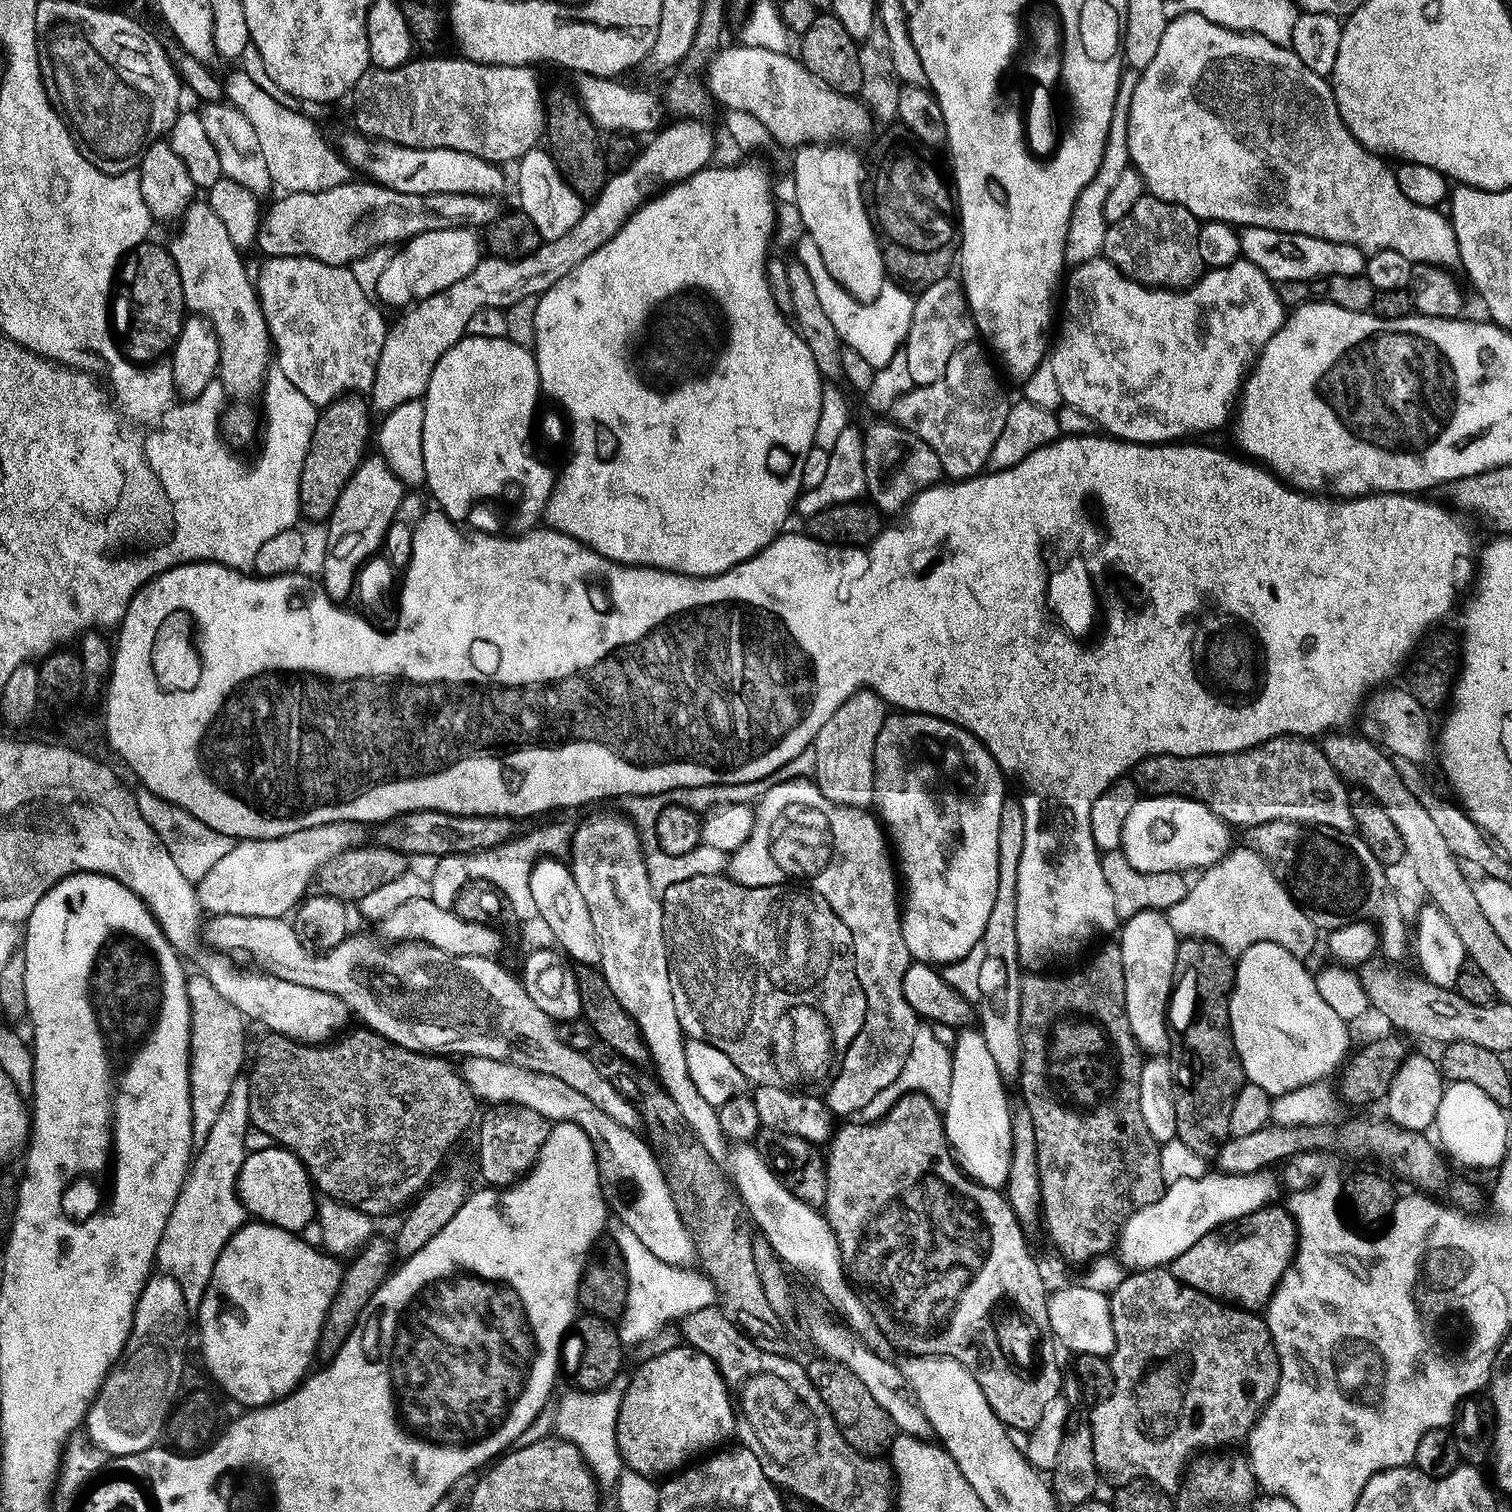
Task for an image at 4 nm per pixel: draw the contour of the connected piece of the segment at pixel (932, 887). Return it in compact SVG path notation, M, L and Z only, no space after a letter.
M889 715L878 734L872 757L876 771L874 804L880 807L879 819L886 825L887 835L894 845L903 887L904 884L908 887L908 897L902 900L900 929L908 955L915 962L903 976L903 996L921 1019L946 1026L967 1025L971 1021L971 1003L947 984L938 970L922 962L938 966L958 962L984 937L994 894L998 894L998 822L1006 799L1006 777L992 755L965 728L937 716Z

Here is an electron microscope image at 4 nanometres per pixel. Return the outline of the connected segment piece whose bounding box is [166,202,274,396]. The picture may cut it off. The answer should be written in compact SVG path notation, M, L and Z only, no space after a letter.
M193 202L184 211L179 221L180 229L172 241L167 241L168 253L174 258L178 266L178 274L182 278L182 294L184 307L189 313L207 316L214 334L220 339L220 370L219 383L226 386L229 393L241 392L248 396L251 392L259 393L263 389L264 381L270 371L270 357L274 349L268 334L268 323L264 311L260 308L260 297L257 285L248 277L248 268L244 265L241 249L230 242L230 234L226 226L214 214L214 210L206 202Z

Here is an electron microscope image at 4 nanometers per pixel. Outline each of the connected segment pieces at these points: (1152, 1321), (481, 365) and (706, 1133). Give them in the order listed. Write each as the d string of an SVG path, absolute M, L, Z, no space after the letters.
M1167 1267L1146 1268L1128 1274L1116 1292L1110 1296L1112 1305L1113 1332L1116 1335L1116 1349L1110 1355L1112 1366L1112 1391L1107 1396L1097 1399L1092 1413L1086 1416L1086 1423L1092 1435L1092 1454L1099 1475L1106 1481L1113 1480L1113 1485L1130 1484L1136 1481L1151 1482L1161 1490L1172 1490L1181 1483L1189 1463L1188 1455L1195 1448L1204 1444L1200 1432L1251 1432L1256 1424L1256 1417L1264 1411L1265 1404L1276 1392L1276 1383L1280 1381L1280 1359L1276 1356L1276 1347L1268 1329L1267 1319L1260 1320L1255 1311L1245 1310L1227 1302L1215 1300L1202 1294L1172 1276Z
M465 335L464 339L446 350L442 358L434 366L434 374L430 374L428 389L424 391L422 397L424 401L424 417L422 418L422 456L428 456L428 468L424 475L424 484L428 488L427 495L436 499L435 507L439 511L445 512L449 518L457 522L464 522L468 519L468 514L473 507L481 502L495 502L499 496L505 496L512 500L514 507L520 511L520 516L524 520L529 520L529 525L536 526L541 523L548 507L550 498L550 477L543 459L539 455L532 453L532 436L534 440L534 421L538 416L538 403L541 401L540 375L536 365L536 357L531 351L522 346L518 346L507 338L478 338L477 336Z
M623 815L620 816L596 816L593 820L586 821L580 829L578 827L575 829L570 845L572 876L577 880L579 889L582 890L587 909L590 910L591 921L594 922L595 932L599 937L602 953L599 962L600 971L606 978L610 990L614 991L614 996L626 1010L629 1019L639 1026L640 1036L647 1042L649 1059L658 1072L656 1078L660 1081L661 1087L667 1090L675 1104L679 1106L681 1121L687 1124L689 1131L696 1137L697 1143L700 1143L710 1154L712 1160L724 1166L730 1161L732 1148L729 1139L721 1128L717 1109L699 1093L686 1063L684 1024L681 1011L676 1006L674 992L676 986L664 938L664 906L658 895L658 889L650 882L640 833Z

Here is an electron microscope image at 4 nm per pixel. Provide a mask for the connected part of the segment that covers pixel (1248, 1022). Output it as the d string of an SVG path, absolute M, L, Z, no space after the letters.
M1258 942L1254 946L1250 946L1245 952L1239 953L1236 965L1236 983L1232 986L1230 994L1230 1006L1228 1013L1230 1014L1230 1030L1232 1031L1232 1041L1236 1047L1238 1058L1242 1062L1242 1070L1244 1071L1244 1079L1247 1083L1254 1086L1262 1086L1262 1090L1266 1090L1269 1096L1275 1098L1284 1092L1293 1092L1296 1088L1301 1088L1307 1084L1318 1084L1329 1079L1328 1075L1339 1066L1344 1064L1348 1052L1348 1028L1349 1025L1342 1019L1338 1018L1338 1014L1334 1014L1334 1010L1330 1010L1329 1004L1324 1001L1322 994L1318 994L1318 986L1316 985L1315 975L1310 971L1303 959L1294 954L1290 954L1290 950L1286 950L1280 944L1274 942Z

